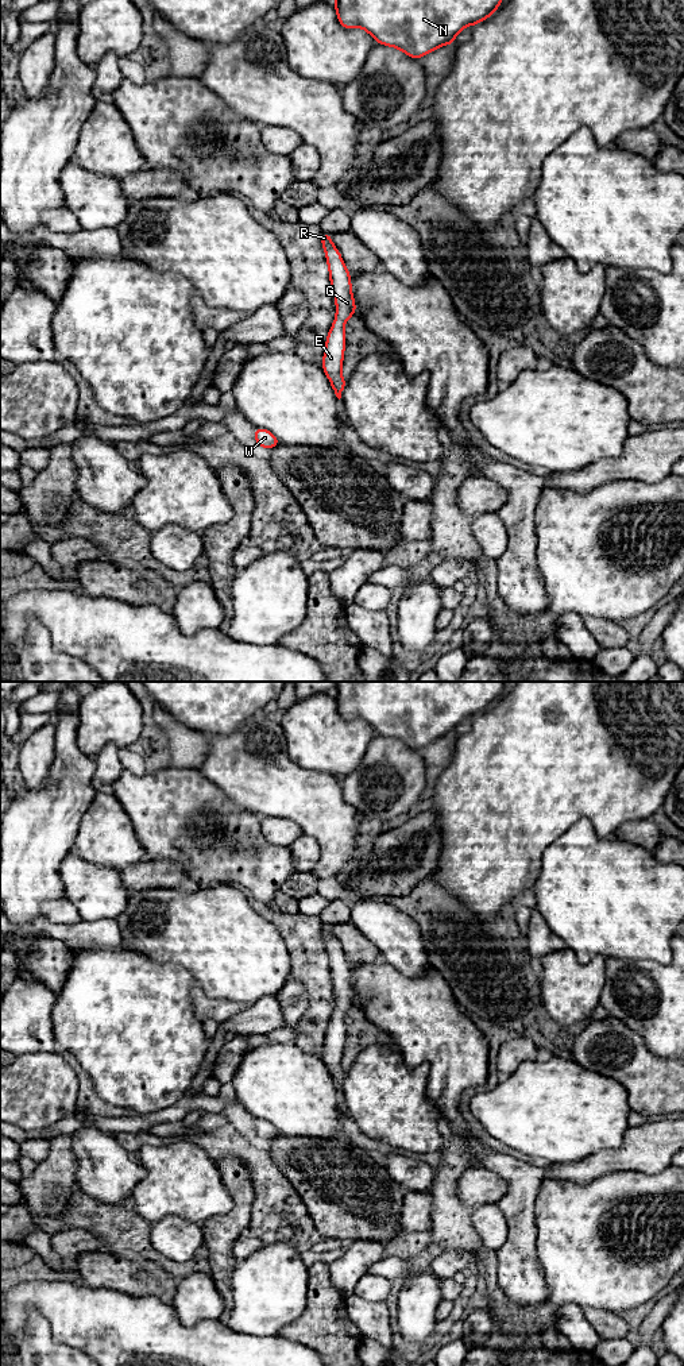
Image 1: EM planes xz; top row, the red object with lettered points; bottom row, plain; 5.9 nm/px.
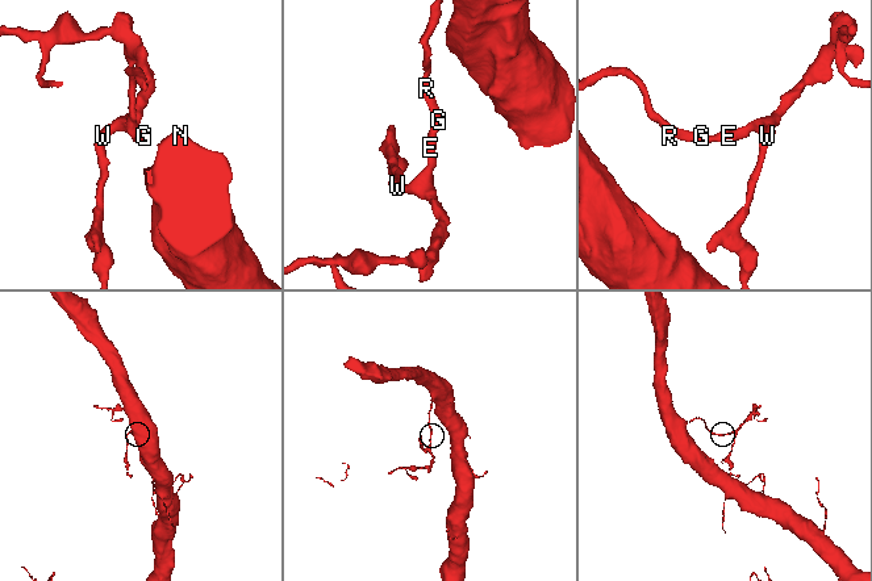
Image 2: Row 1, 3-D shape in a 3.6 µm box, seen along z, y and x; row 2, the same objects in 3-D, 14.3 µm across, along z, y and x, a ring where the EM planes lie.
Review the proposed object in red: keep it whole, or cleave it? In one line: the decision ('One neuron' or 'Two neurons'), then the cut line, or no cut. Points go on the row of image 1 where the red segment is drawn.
One neuron. No split

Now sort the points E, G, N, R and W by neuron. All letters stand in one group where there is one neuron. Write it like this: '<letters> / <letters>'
E G N R W

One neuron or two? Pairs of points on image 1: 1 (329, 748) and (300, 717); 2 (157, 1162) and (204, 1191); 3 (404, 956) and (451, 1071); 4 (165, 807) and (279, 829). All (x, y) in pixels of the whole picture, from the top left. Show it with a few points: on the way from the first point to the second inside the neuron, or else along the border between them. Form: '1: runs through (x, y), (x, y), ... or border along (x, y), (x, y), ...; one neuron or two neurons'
1: runs through (321, 740), (308, 725); one neuron
2: runs through (169, 1168), (192, 1191); one neuron
3: border along (383, 961), (408, 976), (422, 976), (431, 968); two neurons
4: border along (259, 818), (263, 837), (283, 847); two neurons

